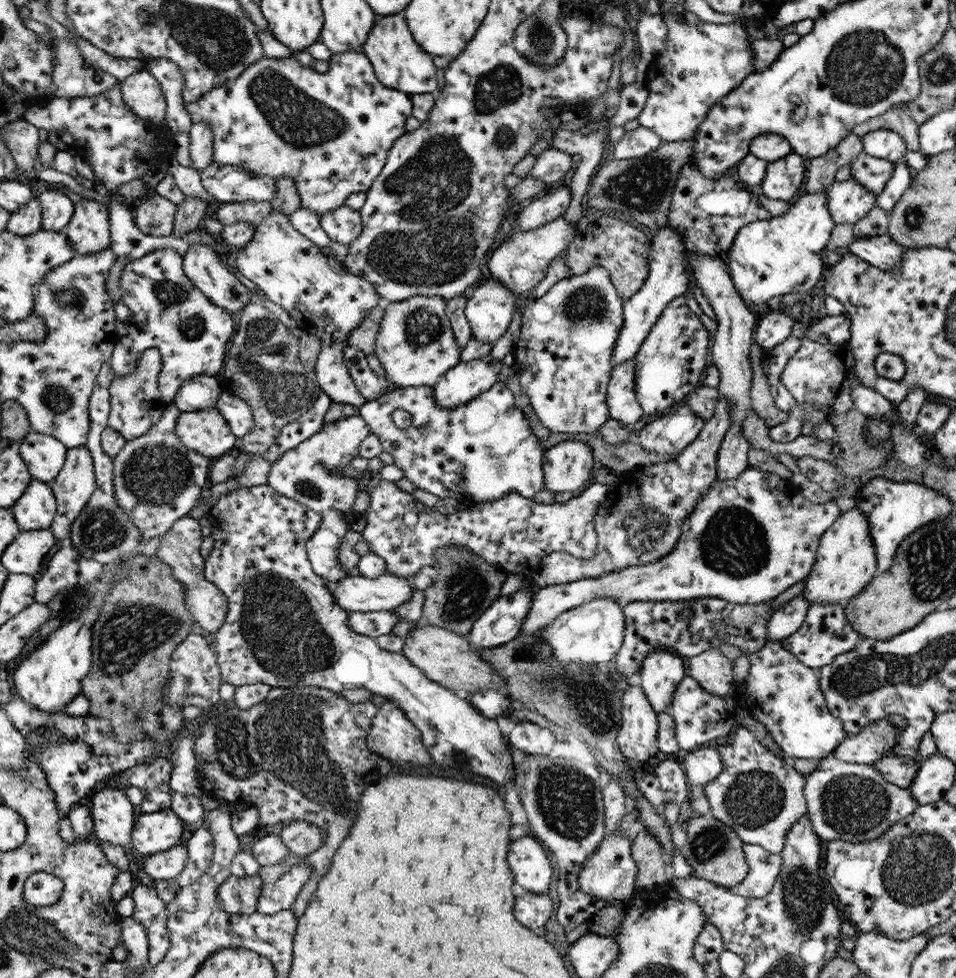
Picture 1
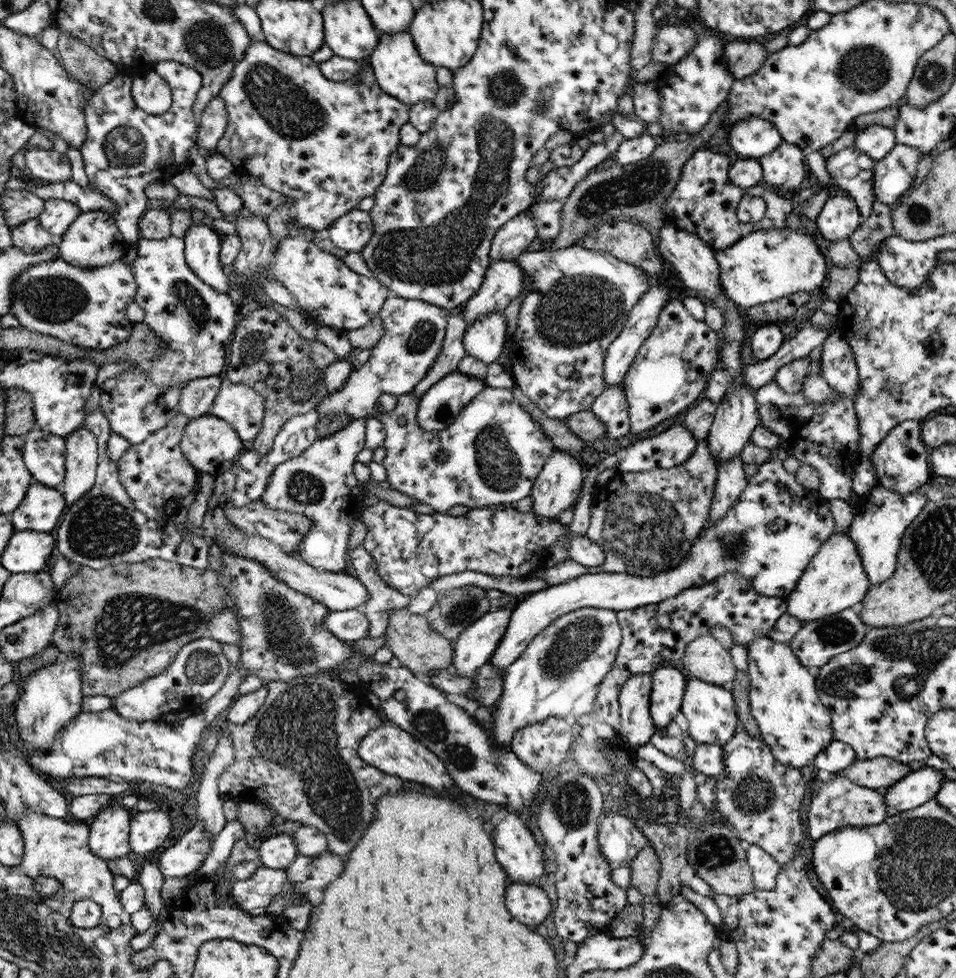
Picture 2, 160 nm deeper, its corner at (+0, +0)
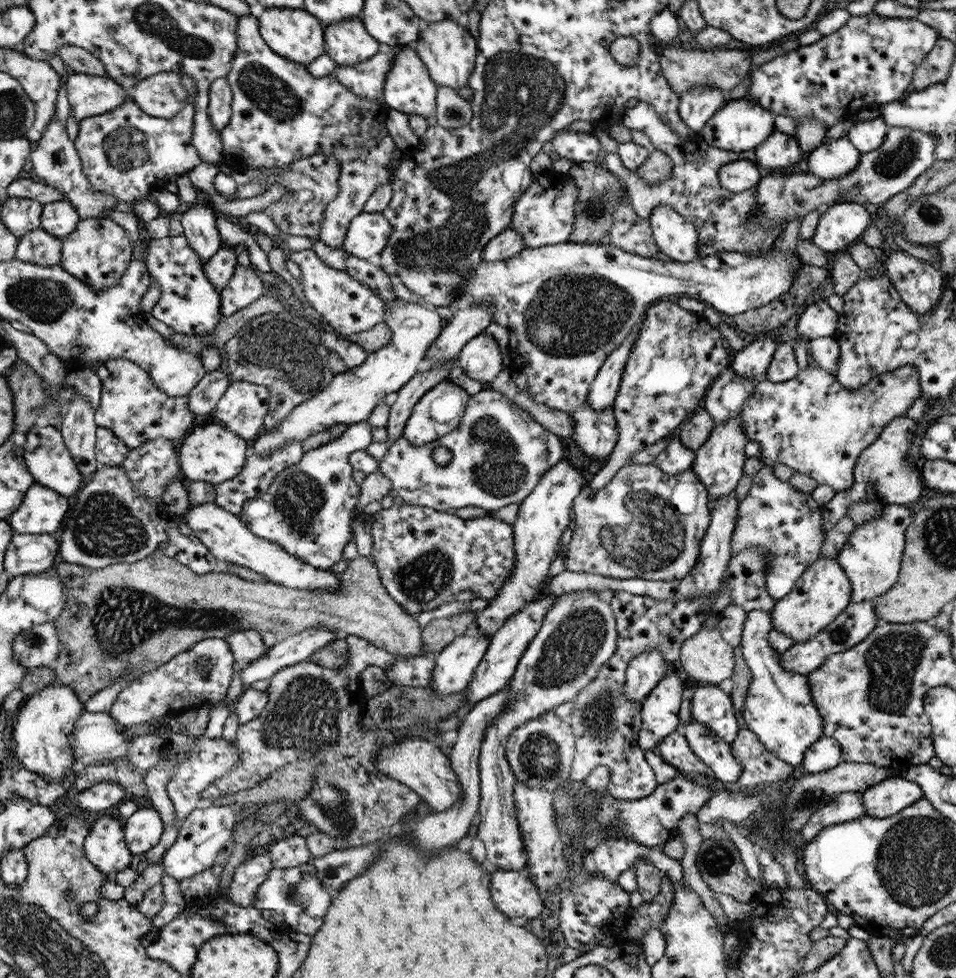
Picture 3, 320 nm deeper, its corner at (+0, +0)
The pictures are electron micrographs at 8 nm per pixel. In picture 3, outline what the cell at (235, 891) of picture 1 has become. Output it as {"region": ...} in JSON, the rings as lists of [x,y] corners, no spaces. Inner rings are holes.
{"region":[[[312,863],[294,868],[273,868],[267,879],[258,887],[253,906],[262,910],[275,910],[284,916],[284,925],[296,933],[313,937],[325,922],[325,914],[333,902],[333,893],[317,877],[317,870]]]}

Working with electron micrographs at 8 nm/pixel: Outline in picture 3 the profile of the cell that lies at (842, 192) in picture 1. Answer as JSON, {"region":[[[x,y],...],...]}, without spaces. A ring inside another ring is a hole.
{"region":[[[862,202],[831,205],[820,216],[812,241],[830,257],[846,252],[868,229],[870,218]]]}

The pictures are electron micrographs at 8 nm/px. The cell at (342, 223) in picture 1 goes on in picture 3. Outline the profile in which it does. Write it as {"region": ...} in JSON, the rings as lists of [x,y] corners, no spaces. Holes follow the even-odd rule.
{"region":[[[363,211],[349,224],[342,251],[365,261],[376,261],[385,251],[391,235],[393,226],[381,213]]]}

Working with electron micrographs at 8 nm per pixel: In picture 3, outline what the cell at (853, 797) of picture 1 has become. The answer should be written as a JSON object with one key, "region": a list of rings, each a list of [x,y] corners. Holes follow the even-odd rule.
{"region":[[[844,792],[836,800],[831,800],[824,808],[819,808],[801,828],[802,838],[811,841],[823,828],[856,820],[865,815],[862,794]]]}

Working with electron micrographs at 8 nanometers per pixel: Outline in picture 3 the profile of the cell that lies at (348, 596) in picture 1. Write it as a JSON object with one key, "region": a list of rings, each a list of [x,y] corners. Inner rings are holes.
{"region":[[[215,502],[204,503],[200,506],[190,507],[185,512],[187,525],[195,535],[202,541],[202,544],[209,548],[209,551],[225,563],[233,563],[245,566],[264,576],[268,582],[279,584],[293,589],[312,589],[323,591],[334,591],[337,593],[342,588],[340,578],[332,571],[314,568],[314,565],[306,564],[299,557],[290,556],[284,547],[270,540],[264,540],[252,534],[249,527],[240,520],[240,516],[224,510]]]}

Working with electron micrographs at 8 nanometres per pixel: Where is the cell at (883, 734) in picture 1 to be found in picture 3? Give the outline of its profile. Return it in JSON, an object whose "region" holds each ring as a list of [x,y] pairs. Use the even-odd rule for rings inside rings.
{"region":[[[822,735],[805,752],[802,766],[808,773],[819,773],[830,770],[843,763],[842,745],[831,736]]]}

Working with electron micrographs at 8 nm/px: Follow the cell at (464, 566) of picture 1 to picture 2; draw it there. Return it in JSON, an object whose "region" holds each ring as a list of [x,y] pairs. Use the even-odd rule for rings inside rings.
{"region":[[[478,586],[452,589],[426,614],[429,624],[442,636],[456,640],[460,633],[492,610],[487,592]]]}

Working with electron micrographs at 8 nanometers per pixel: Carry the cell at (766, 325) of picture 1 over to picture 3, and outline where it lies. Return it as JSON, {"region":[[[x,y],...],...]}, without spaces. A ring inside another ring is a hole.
{"region":[[[769,333],[761,334],[754,343],[736,352],[731,369],[744,378],[763,378],[778,345]]]}

